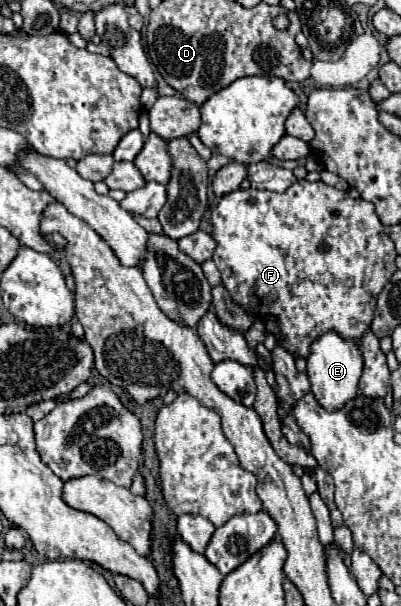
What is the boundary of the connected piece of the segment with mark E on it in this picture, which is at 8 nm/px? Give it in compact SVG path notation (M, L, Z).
M329 331L311 345L311 355L307 357L307 375L311 381L311 393L315 395L315 399L323 409L327 411L343 409L343 405L357 395L361 371L363 371L363 357L359 343L341 339L335 331Z

